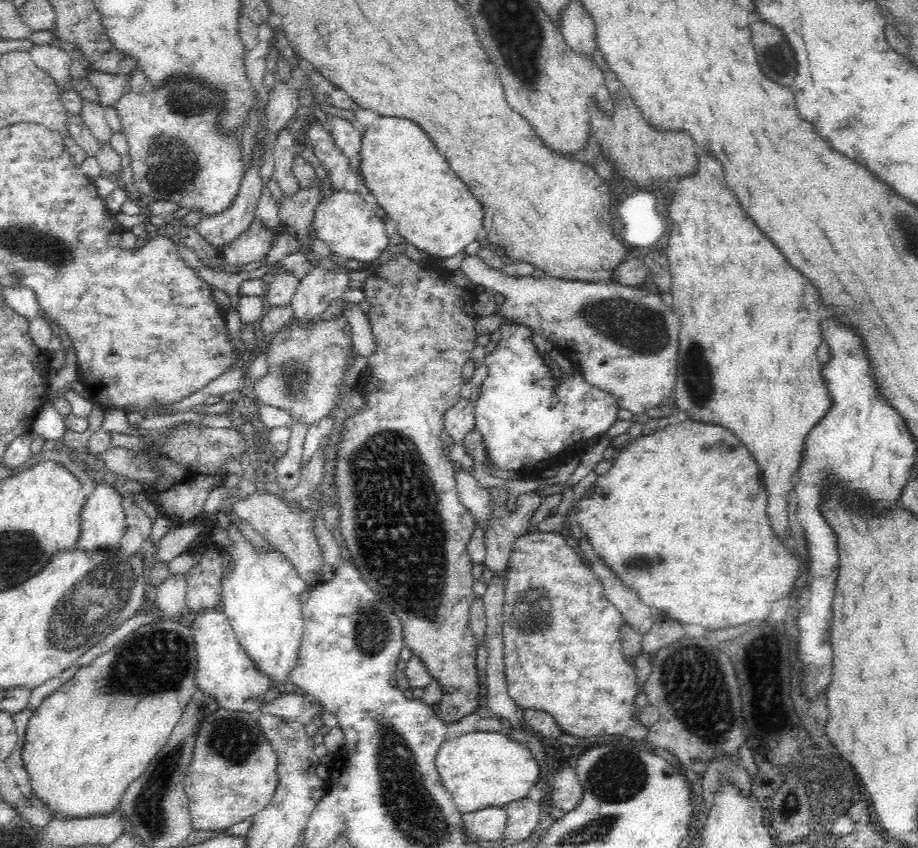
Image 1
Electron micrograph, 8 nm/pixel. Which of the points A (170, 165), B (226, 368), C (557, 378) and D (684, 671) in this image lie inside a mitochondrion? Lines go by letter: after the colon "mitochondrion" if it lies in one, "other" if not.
A: mitochondrion
B: other
C: other
D: mitochondrion

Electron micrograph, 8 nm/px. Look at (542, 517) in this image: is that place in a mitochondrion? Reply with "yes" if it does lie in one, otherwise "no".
no

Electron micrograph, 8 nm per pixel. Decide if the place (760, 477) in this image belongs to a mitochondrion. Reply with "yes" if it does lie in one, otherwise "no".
no

